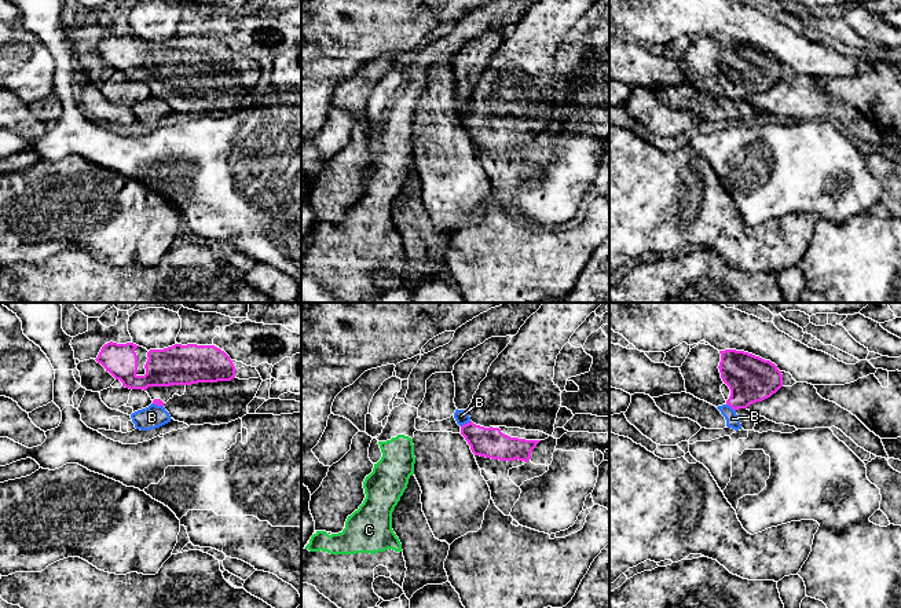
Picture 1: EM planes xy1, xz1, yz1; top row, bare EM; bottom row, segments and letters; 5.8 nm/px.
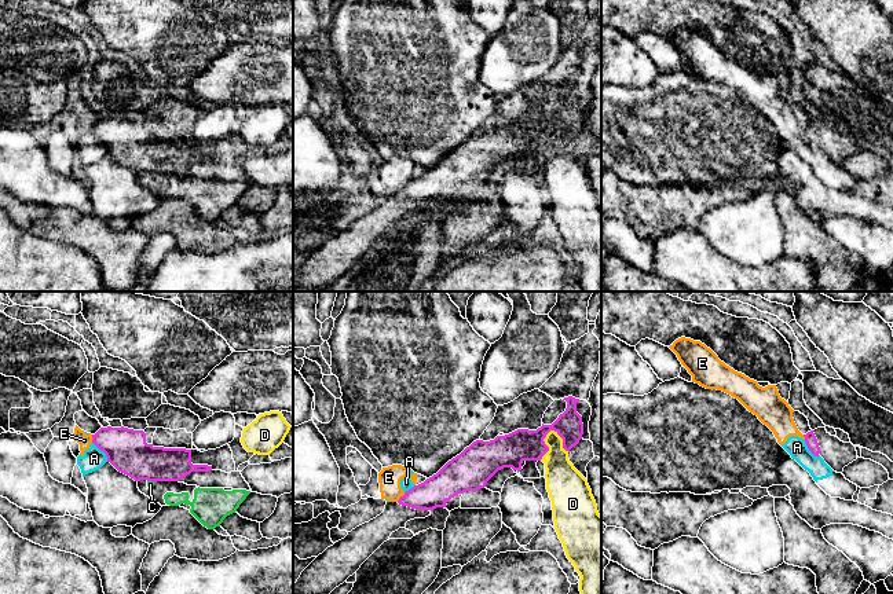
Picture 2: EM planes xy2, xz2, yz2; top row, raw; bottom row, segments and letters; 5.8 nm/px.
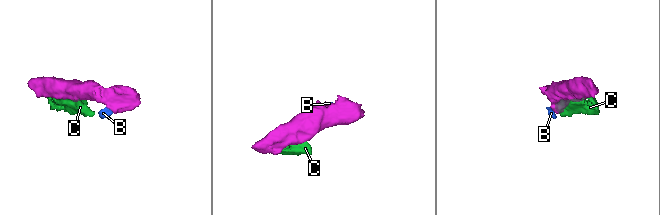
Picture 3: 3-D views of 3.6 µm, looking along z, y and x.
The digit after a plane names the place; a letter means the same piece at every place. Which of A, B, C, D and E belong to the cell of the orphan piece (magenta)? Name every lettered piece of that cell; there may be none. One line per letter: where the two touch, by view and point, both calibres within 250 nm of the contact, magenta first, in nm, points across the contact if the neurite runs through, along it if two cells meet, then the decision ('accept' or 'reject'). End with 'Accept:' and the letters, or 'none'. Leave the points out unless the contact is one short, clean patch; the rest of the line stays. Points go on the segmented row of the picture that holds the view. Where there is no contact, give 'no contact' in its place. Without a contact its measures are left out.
A: meets magenta in xy2 at (102, 450); 240 nm thick on the magenta side, 120 nm on the other; border along xy2 (92, 442), (105, 454), (108, 461); reject
B: meets magenta in xz1 at (465, 424); 180 nm thick on the magenta side, 80 nm on the other; border along xz1 (471, 421), (461, 427); reject
C: meets magenta in xy2 at (152, 480); 240 nm thick on the magenta side, 40 nm on the other; reject
D: meets magenta in xz2 at (544, 443); 190 nm thick on the magenta side, 200 nm on the other; border along xz2 (556, 431), (551, 431), (544, 439), (548, 451), (540, 459); reject
E: meets magenta in xz2 at (401, 497); 170 nm thick on the magenta side, 130 nm on the other; border along xz2 (405, 492), (396, 501); reject
Accept: none

